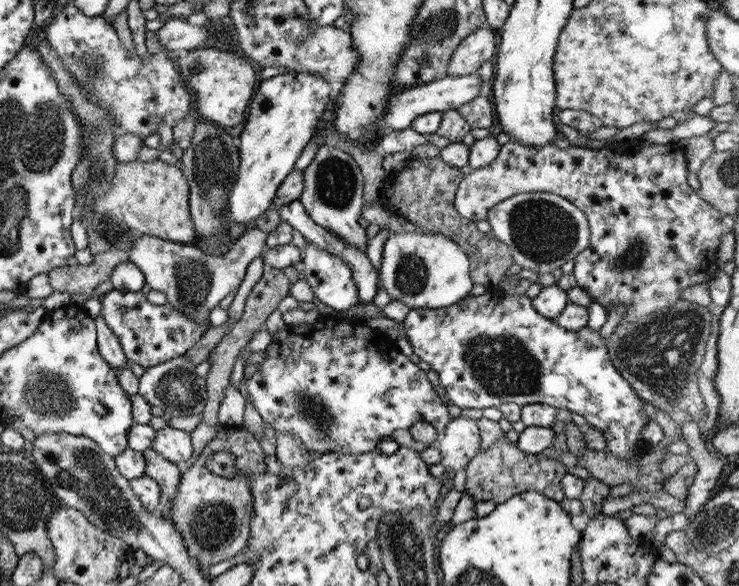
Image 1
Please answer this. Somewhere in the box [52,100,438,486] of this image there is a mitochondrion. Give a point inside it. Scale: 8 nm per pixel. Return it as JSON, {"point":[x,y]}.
{"point":[213,168]}

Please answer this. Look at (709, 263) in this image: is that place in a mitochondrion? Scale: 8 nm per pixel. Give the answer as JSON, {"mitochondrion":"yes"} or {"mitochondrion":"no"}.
{"mitochondrion":"no"}

